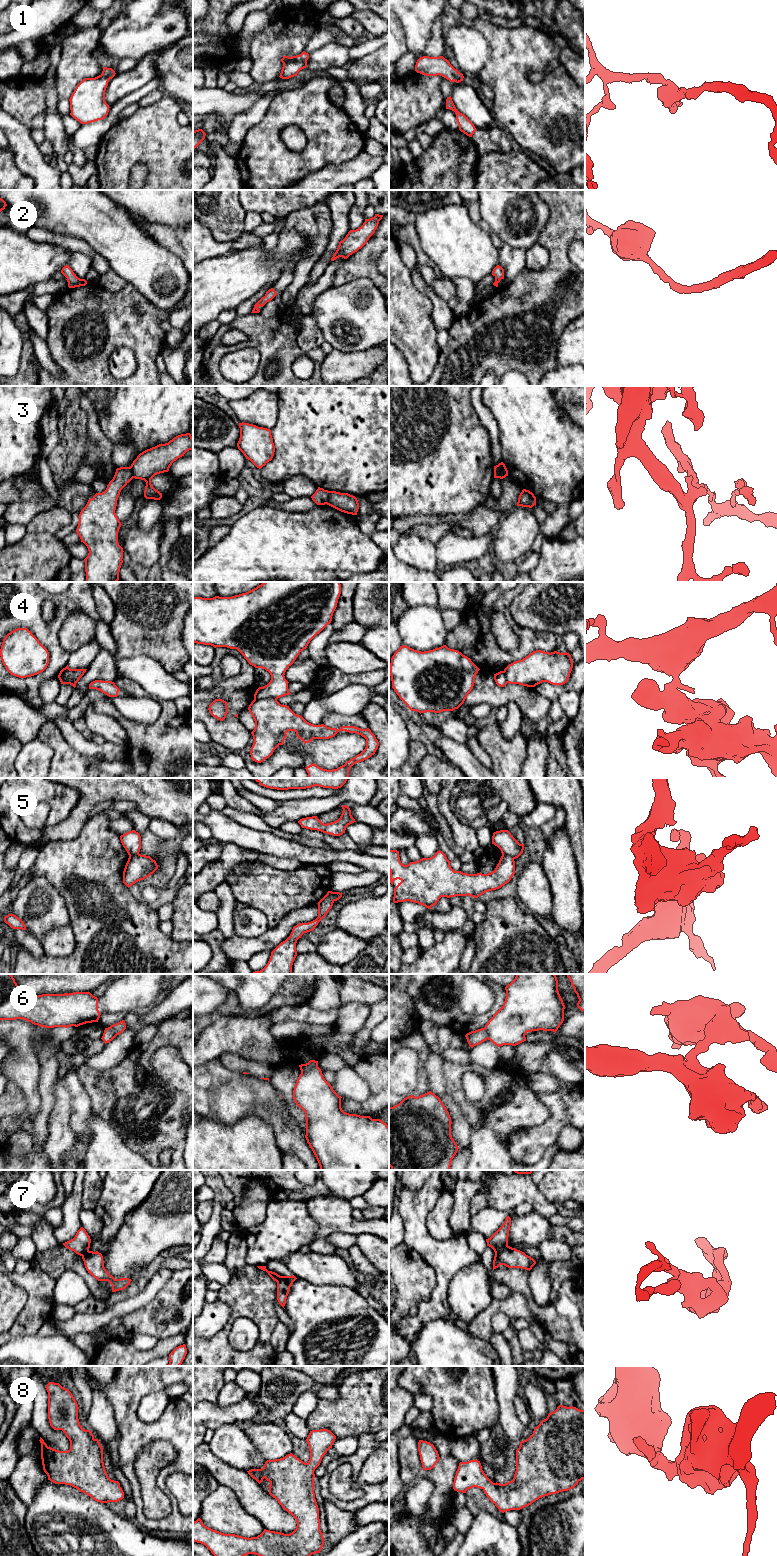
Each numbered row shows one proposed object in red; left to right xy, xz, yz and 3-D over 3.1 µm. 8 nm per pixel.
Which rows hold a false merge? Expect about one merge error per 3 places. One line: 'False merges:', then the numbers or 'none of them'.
False merges: 3, 4, 5, 6, 7

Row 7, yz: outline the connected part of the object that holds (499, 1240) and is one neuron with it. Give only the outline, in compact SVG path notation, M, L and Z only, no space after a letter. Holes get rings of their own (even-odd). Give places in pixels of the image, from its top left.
M507 1216L502 1226L490 1238L486 1239L487 1246L491 1247L495 1253L508 1246L510 1226L511 1218Z

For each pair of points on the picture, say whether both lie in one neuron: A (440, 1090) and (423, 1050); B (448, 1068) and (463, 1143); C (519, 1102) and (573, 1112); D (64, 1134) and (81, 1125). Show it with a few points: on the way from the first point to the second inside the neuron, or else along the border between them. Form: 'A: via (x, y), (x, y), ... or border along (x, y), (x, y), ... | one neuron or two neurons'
A: border along (430, 1050), (425, 1063), (428, 1082) | two neurons
B: border along (444, 1081), (446, 1094), (459, 1107), (468, 1122) | two neurons
C: border along (535, 1093), (546, 1107), (549, 1117), (534, 1127) | two neurons
D: border along (70, 1107), (75, 1143), (67, 1153) | two neurons

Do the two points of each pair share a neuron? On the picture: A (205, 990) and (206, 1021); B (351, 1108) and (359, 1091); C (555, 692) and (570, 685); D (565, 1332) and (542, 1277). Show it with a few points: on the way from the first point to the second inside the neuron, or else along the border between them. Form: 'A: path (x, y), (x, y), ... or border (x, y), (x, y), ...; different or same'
A: border (225, 1001), (215, 1011), (203, 1016); different
B: border (369, 1085), (369, 1096), (362, 1101), (342, 1097); different
C: path (559, 690), (566, 687); same
D: border (529, 1287), (532, 1297), (537, 1303), (548, 1302); different

